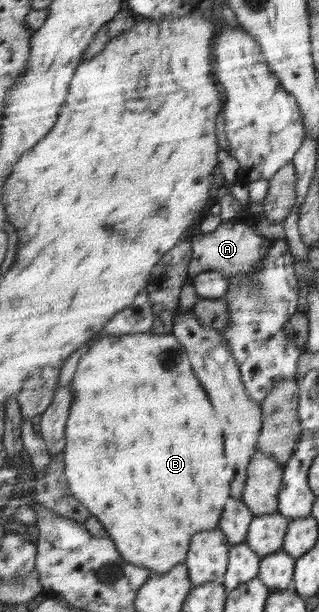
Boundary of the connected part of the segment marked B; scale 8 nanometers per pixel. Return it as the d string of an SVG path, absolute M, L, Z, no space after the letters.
M123 334L123 336L103 336L97 344L89 348L89 352L81 358L73 376L73 404L66 420L64 430L65 447L64 475L68 479L71 493L94 516L108 532L116 544L121 556L126 561L151 570L151 574L163 574L172 570L176 564L183 563L190 546L191 538L196 532L213 530L218 526L222 510L229 498L229 486L217 482L217 474L223 470L223 434L211 418L215 418L217 404L213 404L213 396L209 396L209 388L204 388L199 378L195 378L191 358L184 345L172 334Z

